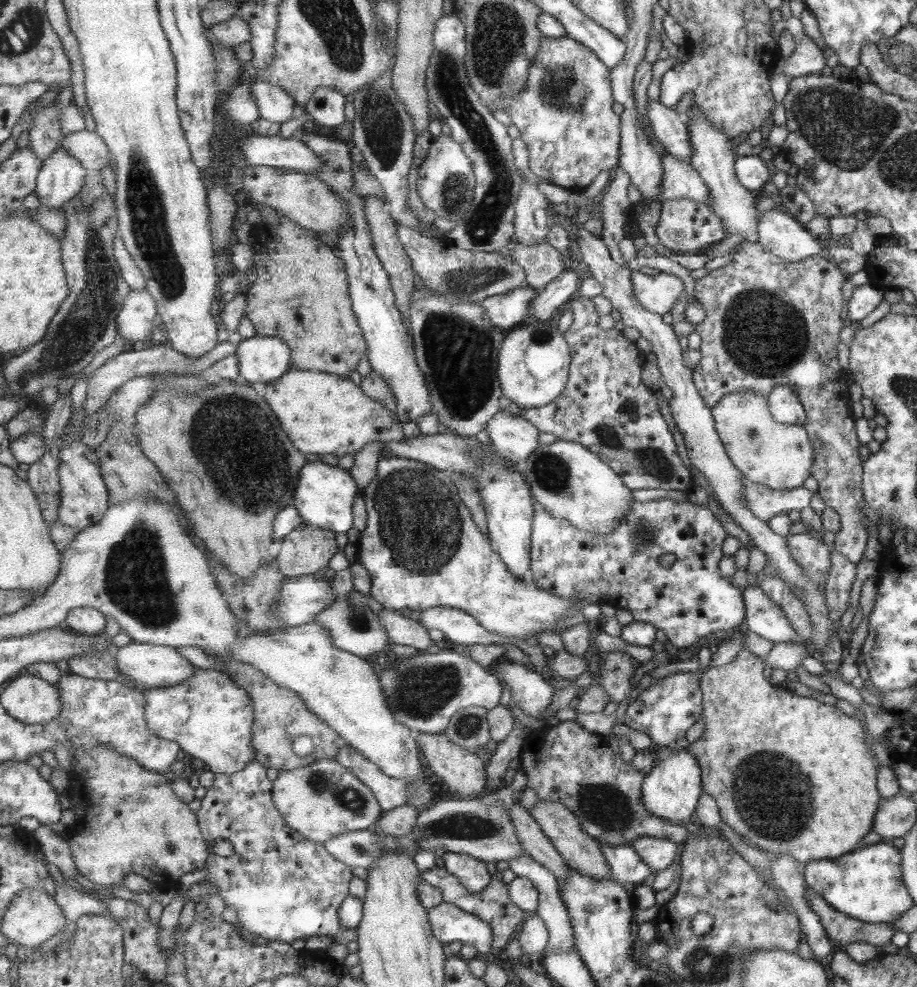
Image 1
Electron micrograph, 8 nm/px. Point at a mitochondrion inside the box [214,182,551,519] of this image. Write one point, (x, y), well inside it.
(459, 355)

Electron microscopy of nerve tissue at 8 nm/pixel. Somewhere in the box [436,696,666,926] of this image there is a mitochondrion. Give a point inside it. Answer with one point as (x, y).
(607, 807)

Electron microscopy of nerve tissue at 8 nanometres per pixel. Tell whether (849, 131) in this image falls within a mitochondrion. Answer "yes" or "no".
yes

